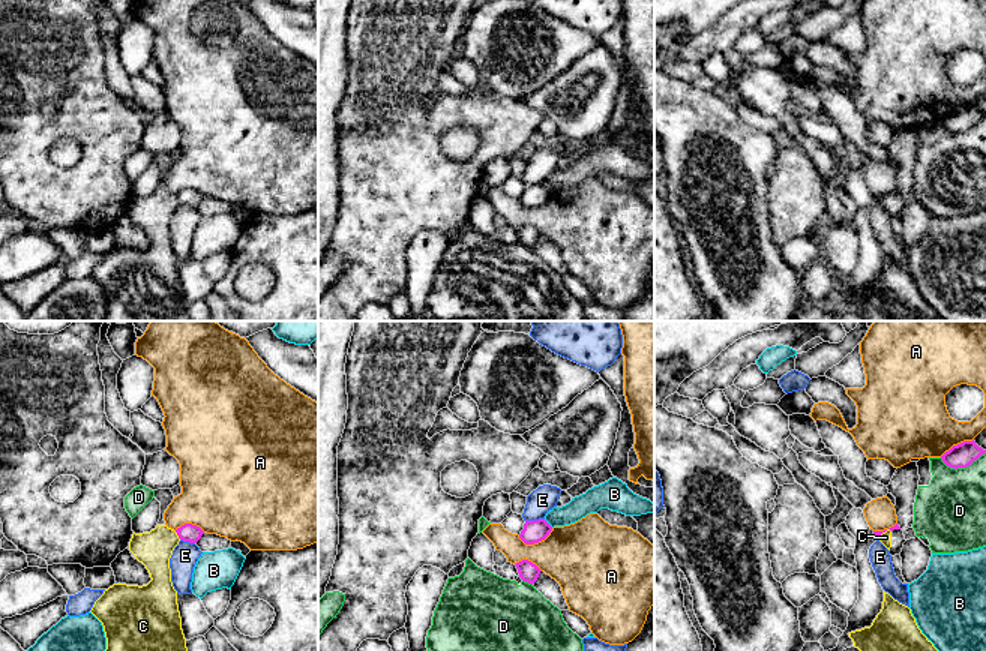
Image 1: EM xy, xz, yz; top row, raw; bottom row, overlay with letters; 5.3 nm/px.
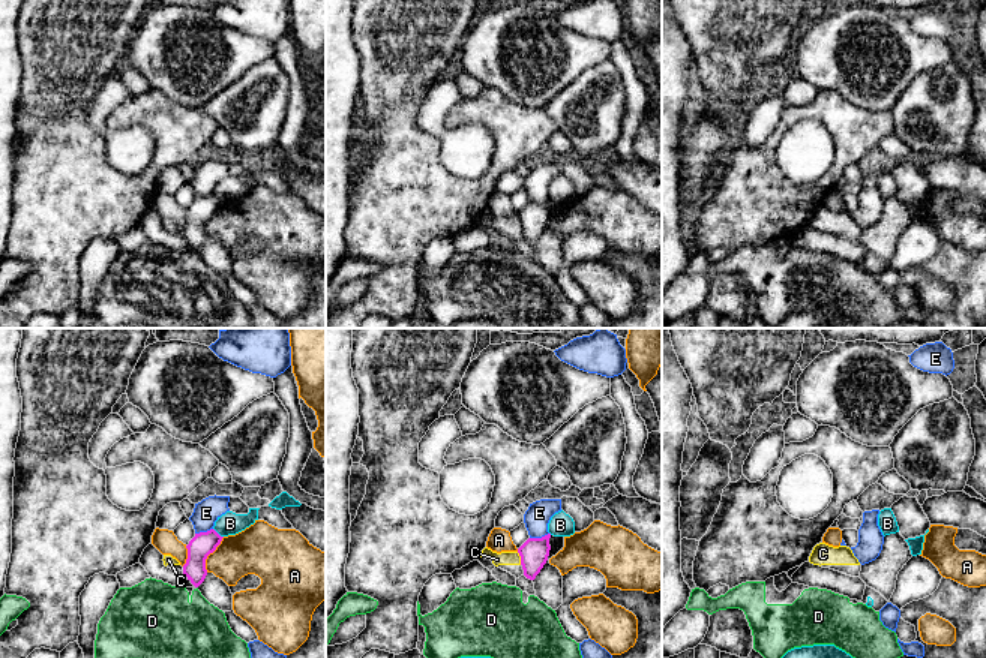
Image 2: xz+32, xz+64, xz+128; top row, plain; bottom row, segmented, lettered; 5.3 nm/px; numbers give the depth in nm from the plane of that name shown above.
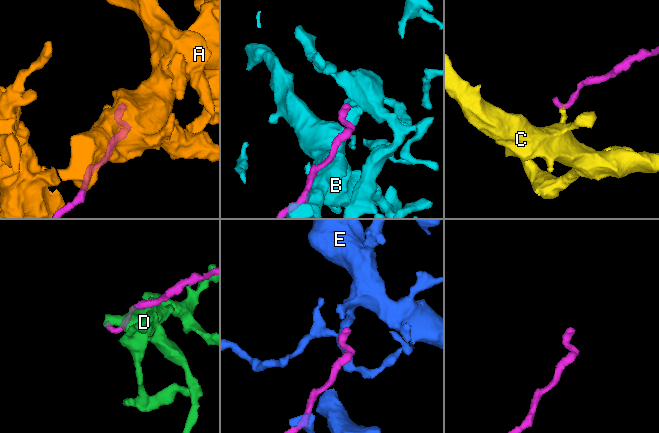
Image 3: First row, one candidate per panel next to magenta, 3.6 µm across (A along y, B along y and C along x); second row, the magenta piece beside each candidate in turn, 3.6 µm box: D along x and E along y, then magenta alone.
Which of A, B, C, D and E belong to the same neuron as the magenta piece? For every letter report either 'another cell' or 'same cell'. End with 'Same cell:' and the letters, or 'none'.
A: another cell
B: another cell
C: another cell
D: another cell
E: another cell
Same cell: none

